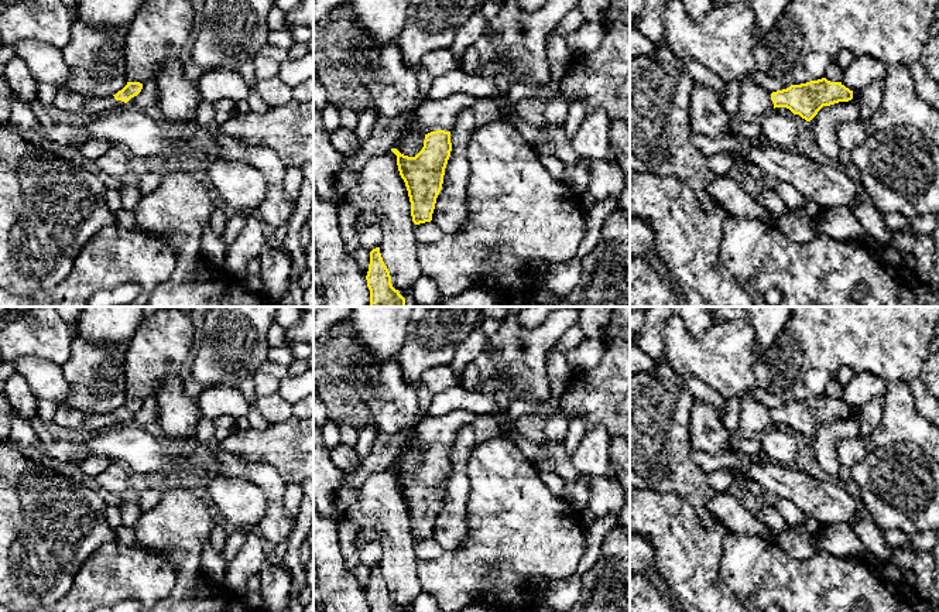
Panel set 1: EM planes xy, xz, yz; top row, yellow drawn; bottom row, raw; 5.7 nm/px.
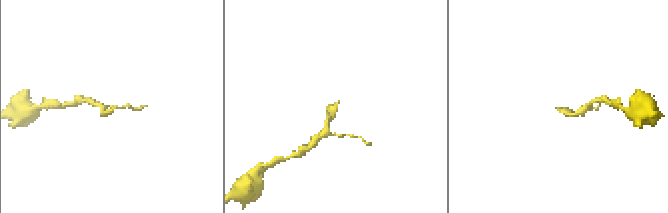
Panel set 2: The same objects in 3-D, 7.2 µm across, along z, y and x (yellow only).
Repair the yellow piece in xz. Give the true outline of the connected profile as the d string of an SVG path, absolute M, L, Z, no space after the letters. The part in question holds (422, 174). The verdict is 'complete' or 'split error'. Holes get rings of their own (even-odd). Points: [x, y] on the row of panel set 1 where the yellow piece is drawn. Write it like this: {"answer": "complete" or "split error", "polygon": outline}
{"answer": "split error", "polygon": "M462 92L441 100L425 99L418 107L415 123L415 127L425 134L422 150L415 157L408 157L391 148L408 191L415 225L432 220L452 151L450 131L457 114L472 109L476 100L477 98Z"}

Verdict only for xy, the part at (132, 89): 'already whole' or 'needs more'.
needs more

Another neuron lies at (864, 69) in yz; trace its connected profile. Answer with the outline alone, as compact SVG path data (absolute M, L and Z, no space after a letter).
M860 55L843 69L842 85L853 92L861 92L873 81L883 79L887 72L887 65L881 61Z

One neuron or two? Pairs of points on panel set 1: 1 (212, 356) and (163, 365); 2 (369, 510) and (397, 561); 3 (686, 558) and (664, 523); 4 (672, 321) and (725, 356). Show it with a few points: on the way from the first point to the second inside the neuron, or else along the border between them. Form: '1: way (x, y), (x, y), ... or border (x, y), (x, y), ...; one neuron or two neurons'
1: border (198, 331), (189, 362); two neurons
2: way (381, 523), (397, 539), (397, 549); one neuron
3: way (685, 550), (670, 532); one neuron
4: way (679, 335), (701, 356), (710, 356); one neuron

